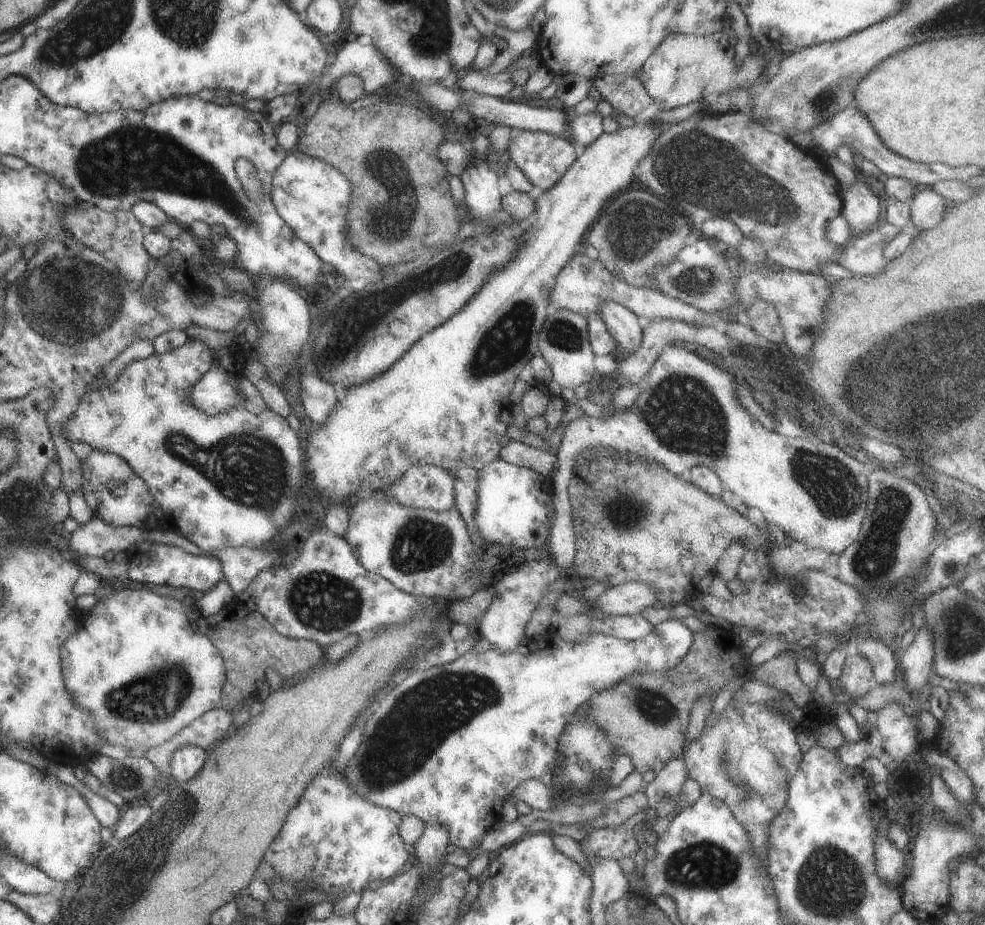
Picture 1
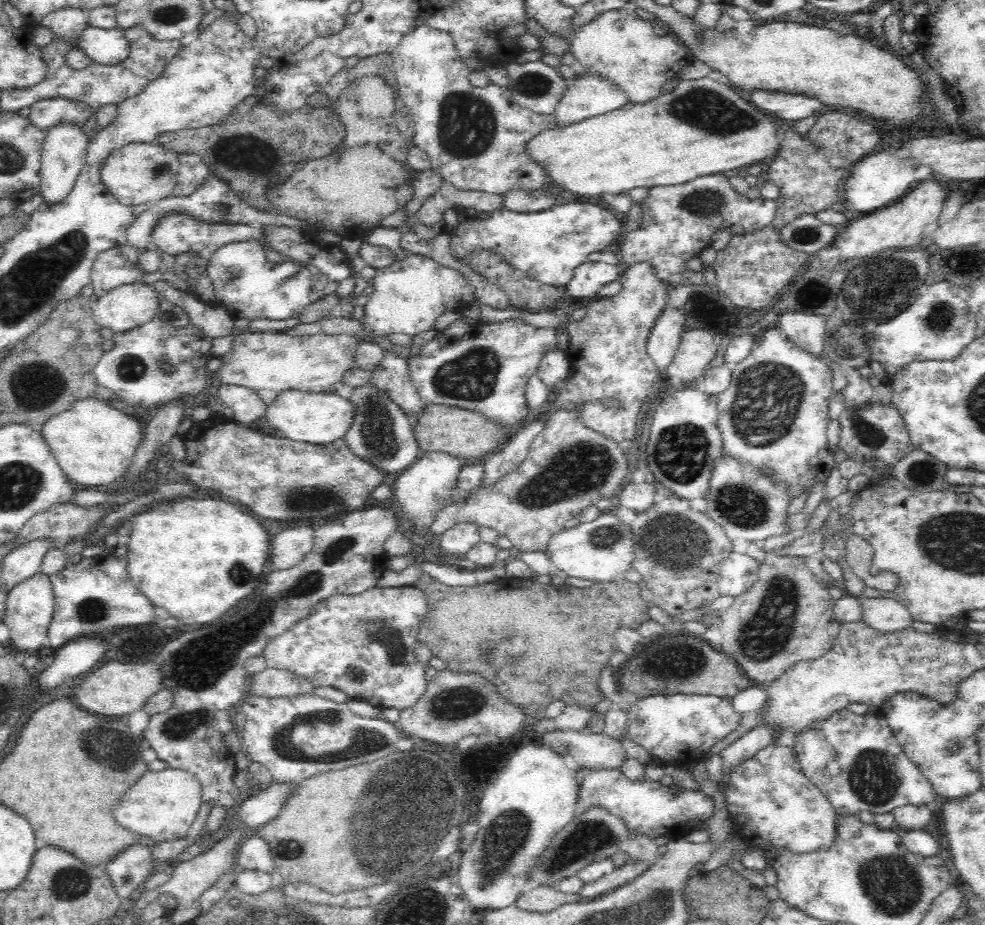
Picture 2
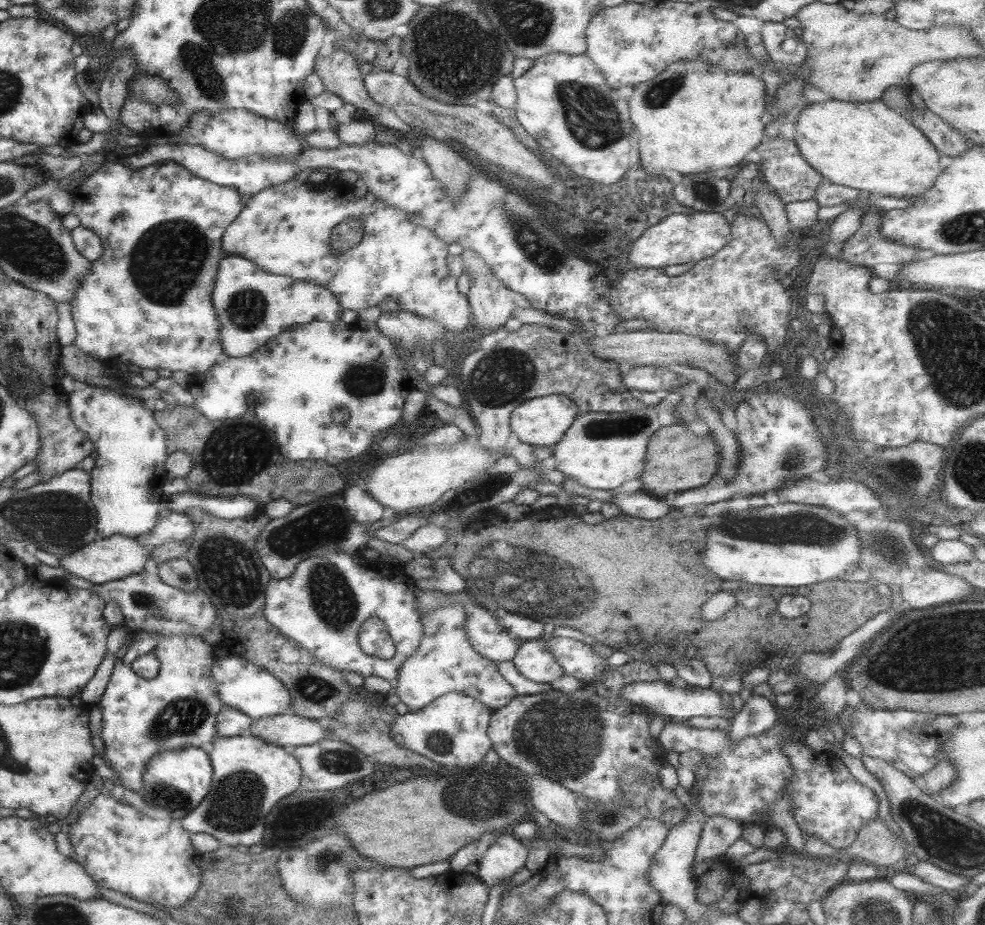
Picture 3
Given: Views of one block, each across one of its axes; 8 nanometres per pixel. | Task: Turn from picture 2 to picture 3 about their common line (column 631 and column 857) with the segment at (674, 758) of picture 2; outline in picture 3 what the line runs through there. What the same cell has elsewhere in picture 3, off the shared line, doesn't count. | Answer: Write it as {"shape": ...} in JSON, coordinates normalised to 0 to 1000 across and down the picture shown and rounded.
{"shape":[[[872,759],[864,771],[860,796],[865,795],[873,804],[876,816],[894,821],[923,841],[933,840],[947,830],[958,817],[957,801],[962,791],[952,791],[945,786],[949,773],[923,768],[886,768]]]}

